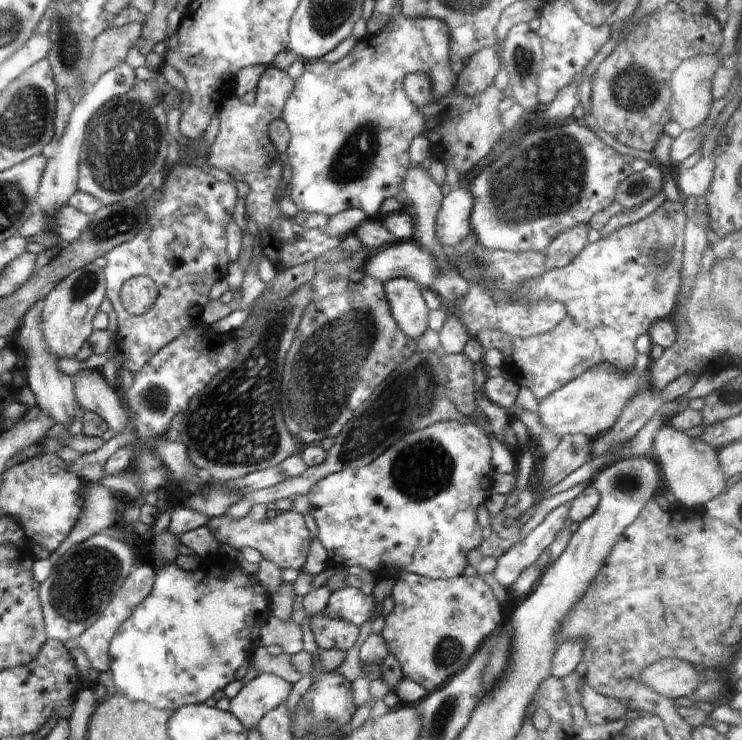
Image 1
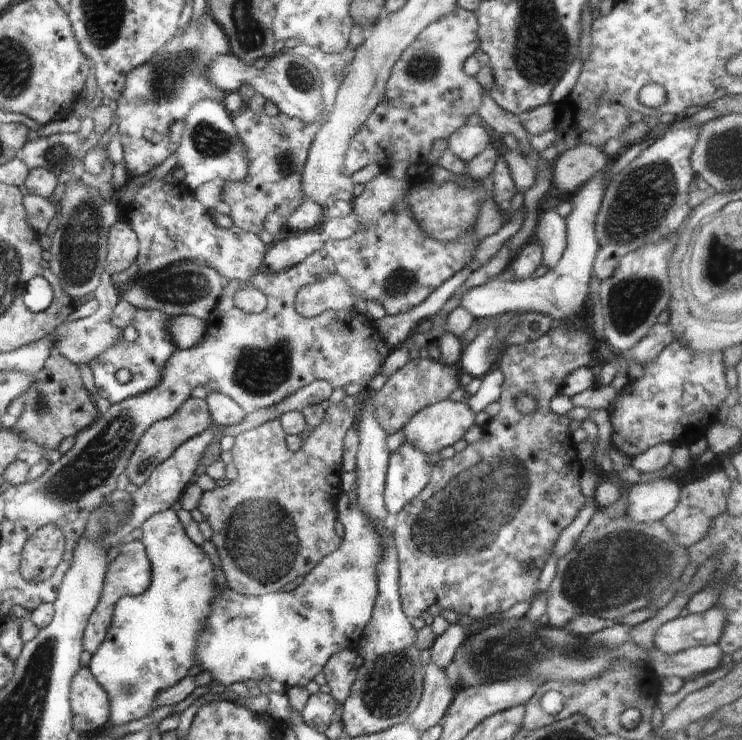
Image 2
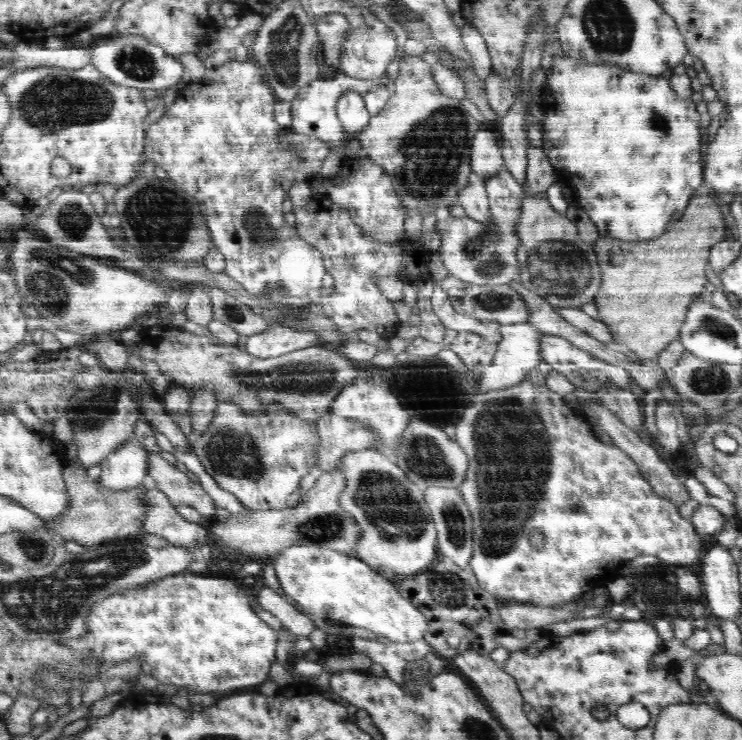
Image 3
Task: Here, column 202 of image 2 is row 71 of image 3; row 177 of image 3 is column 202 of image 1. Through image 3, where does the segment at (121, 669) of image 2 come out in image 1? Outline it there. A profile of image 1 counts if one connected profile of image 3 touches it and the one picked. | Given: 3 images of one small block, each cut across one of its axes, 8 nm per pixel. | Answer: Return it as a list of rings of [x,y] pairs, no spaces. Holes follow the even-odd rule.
[[[220,552],[211,553],[203,557],[202,563],[197,570],[183,570],[175,563],[162,563],[155,567],[155,580],[153,583],[152,591],[147,598],[142,600],[141,604],[136,606],[136,609],[118,626],[114,637],[109,645],[109,660],[110,669],[114,677],[114,685],[117,690],[122,690],[126,694],[126,698],[130,698],[132,702],[144,702],[154,706],[156,709],[176,711],[176,708],[185,705],[198,705],[205,703],[206,700],[211,698],[219,690],[224,688],[235,680],[236,671],[249,659],[257,648],[259,641],[260,628],[262,622],[269,616],[273,615],[271,607],[270,594],[262,588],[257,582],[255,575],[248,575],[242,572],[239,565],[234,560],[221,554]]]

